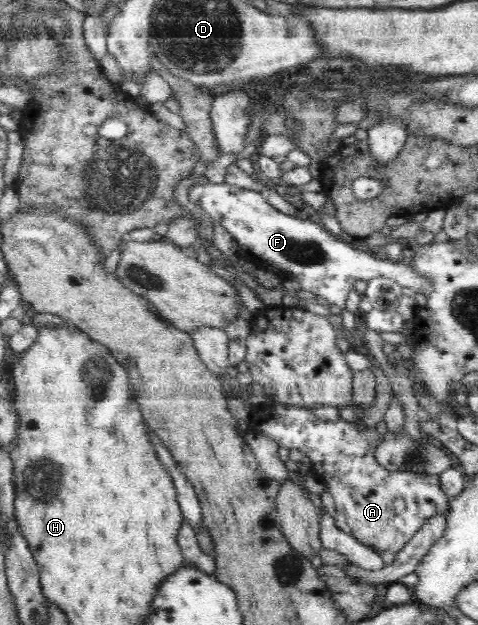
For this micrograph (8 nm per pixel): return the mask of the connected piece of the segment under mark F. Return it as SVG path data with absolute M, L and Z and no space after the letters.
M207 183L191 187L189 198L235 237L240 249L251 255L252 263L257 263L257 267L262 268L263 263L267 263L267 269L271 271L289 273L285 279L298 280L302 289L325 297L330 305L345 307L347 295L357 280L369 282L375 277L387 277L402 288L408 287L423 294L435 285L421 272L413 270L408 262L393 262L383 255L377 259L375 252L343 242L340 237L325 231L321 222L315 225L307 219L283 214L267 203L265 195L255 190L225 183Z

